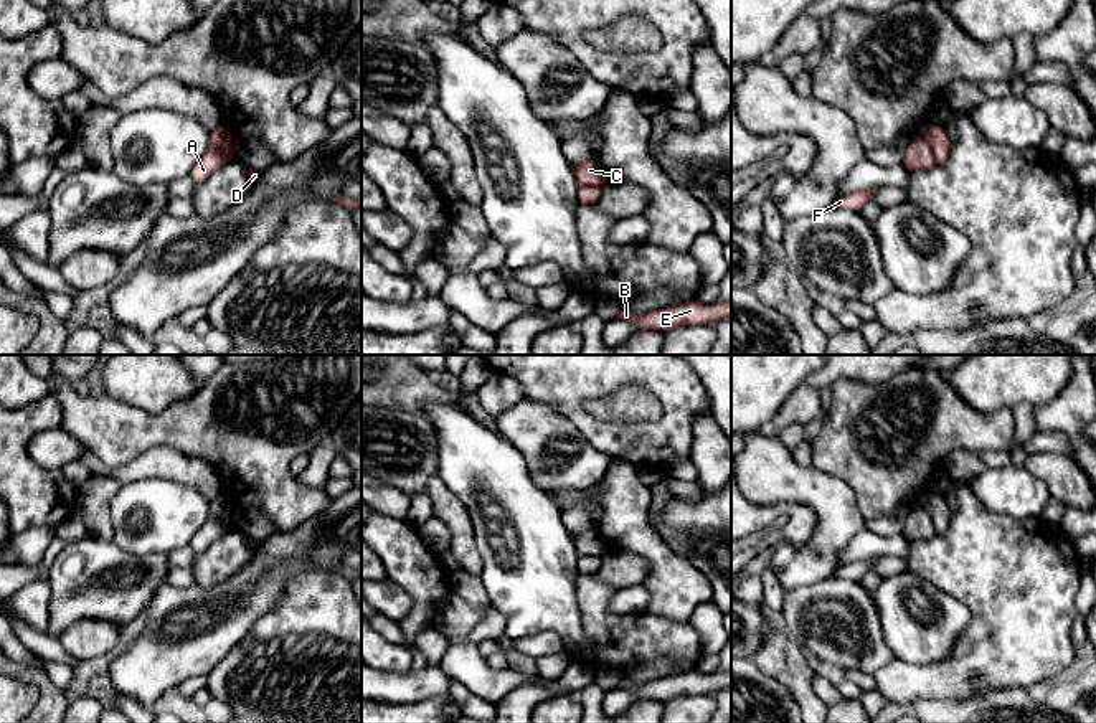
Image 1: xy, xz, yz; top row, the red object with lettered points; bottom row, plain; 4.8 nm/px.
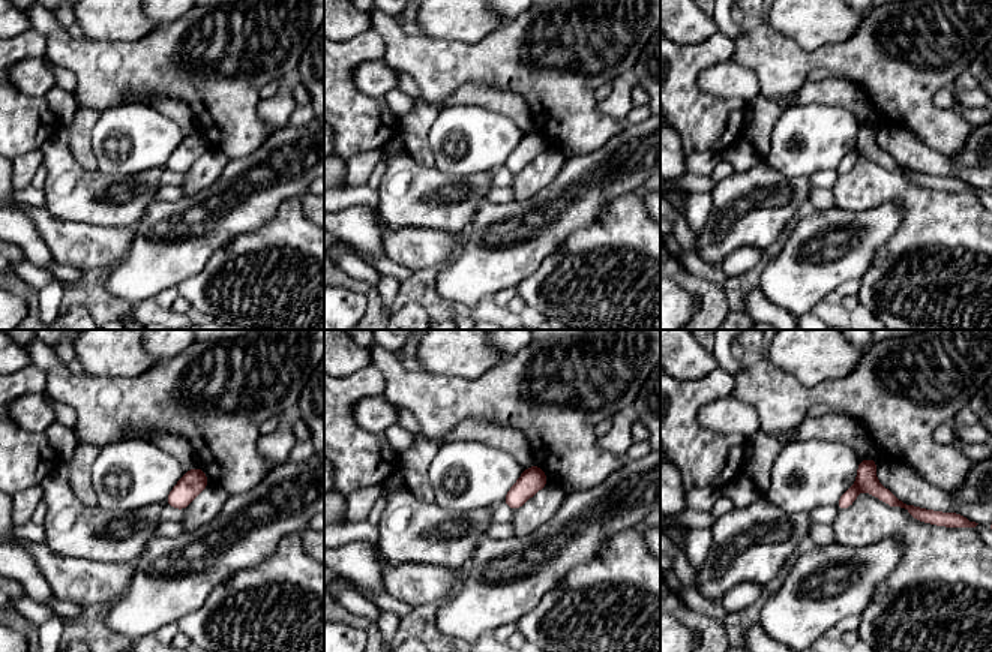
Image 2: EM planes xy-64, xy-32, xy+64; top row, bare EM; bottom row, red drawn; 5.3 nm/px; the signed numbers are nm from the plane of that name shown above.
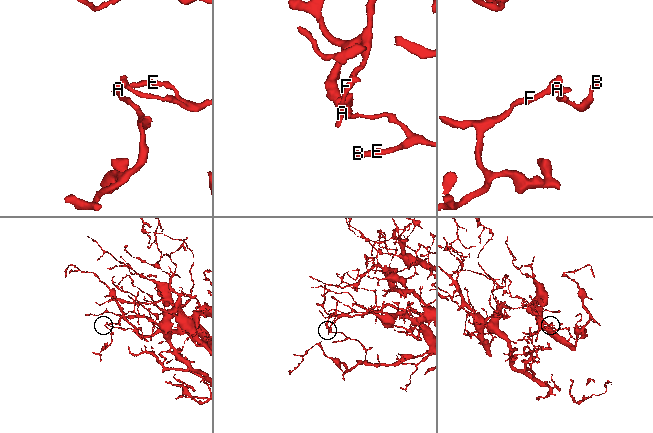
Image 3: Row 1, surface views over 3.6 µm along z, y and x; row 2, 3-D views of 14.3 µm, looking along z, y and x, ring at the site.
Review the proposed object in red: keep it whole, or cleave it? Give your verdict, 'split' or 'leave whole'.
split

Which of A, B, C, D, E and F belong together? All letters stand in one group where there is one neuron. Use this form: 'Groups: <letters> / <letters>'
Groups: A C F / B D E

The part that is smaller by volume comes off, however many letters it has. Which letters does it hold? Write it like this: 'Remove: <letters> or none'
Remove: A, C, F

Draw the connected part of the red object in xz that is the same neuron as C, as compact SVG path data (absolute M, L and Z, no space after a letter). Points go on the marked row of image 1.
M591 158L581 163L571 163L573 175L578 187L599 185L607 182L598 158Z

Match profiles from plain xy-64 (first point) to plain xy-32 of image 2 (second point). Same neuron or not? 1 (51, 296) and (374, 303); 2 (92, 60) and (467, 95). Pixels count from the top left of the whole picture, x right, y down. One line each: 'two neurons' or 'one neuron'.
1: two neurons
2: two neurons

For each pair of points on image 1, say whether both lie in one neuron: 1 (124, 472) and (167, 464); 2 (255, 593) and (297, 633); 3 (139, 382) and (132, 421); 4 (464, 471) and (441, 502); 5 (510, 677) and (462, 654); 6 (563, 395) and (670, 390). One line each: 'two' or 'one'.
1: one
2: two
3: two
4: two
5: one
6: one

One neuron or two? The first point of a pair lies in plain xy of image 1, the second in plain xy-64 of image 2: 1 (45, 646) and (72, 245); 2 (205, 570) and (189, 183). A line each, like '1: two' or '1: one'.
1: two
2: one

